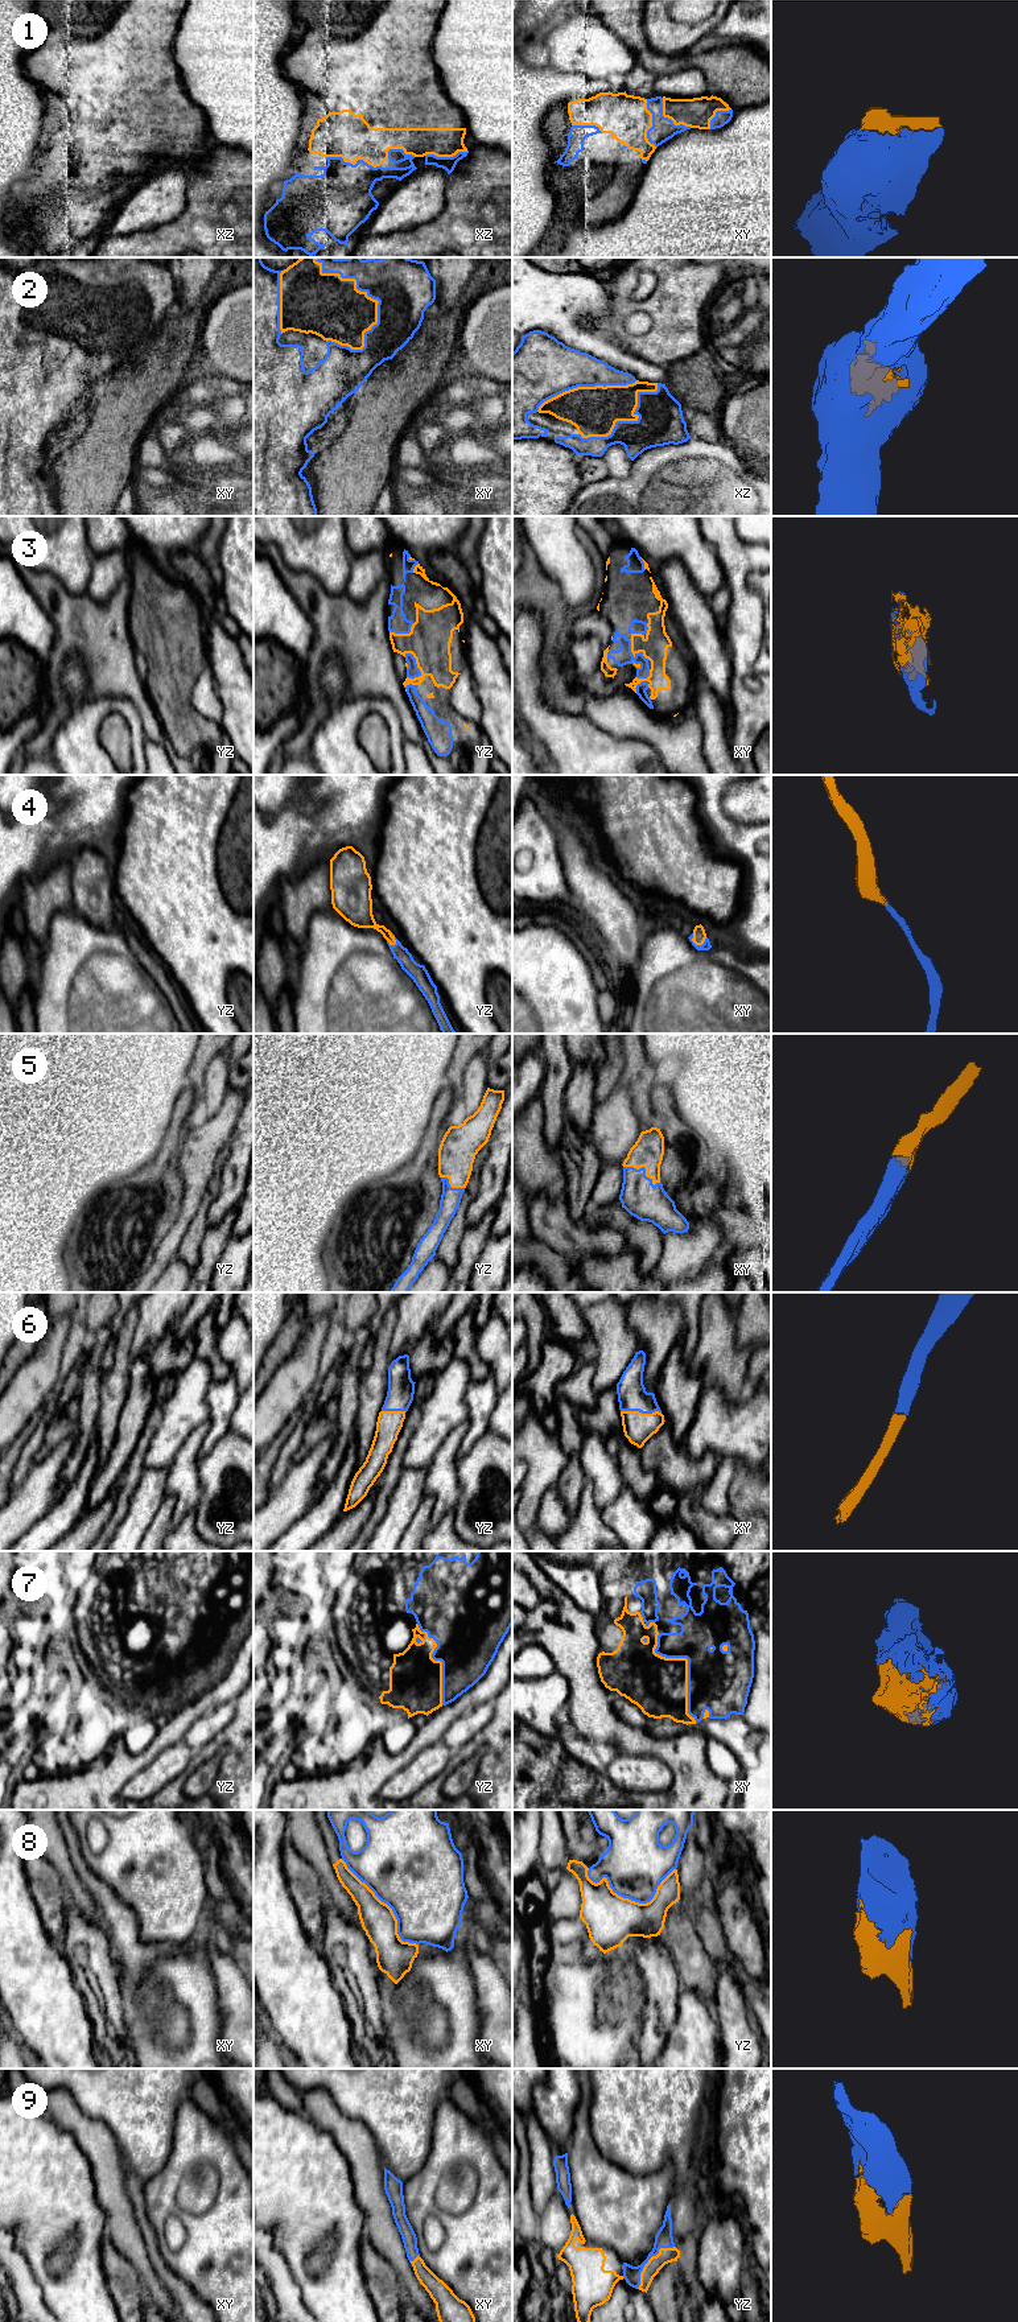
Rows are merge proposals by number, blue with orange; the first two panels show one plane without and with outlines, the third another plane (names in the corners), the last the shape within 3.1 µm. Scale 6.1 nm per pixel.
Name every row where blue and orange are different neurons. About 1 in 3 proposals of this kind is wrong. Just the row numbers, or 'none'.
8

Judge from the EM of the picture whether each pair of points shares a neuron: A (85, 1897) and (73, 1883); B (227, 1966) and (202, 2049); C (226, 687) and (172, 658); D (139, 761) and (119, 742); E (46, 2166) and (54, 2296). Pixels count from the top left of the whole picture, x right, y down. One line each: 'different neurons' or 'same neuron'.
A: same neuron
B: different neurons
C: different neurons
D: same neuron
E: same neuron

